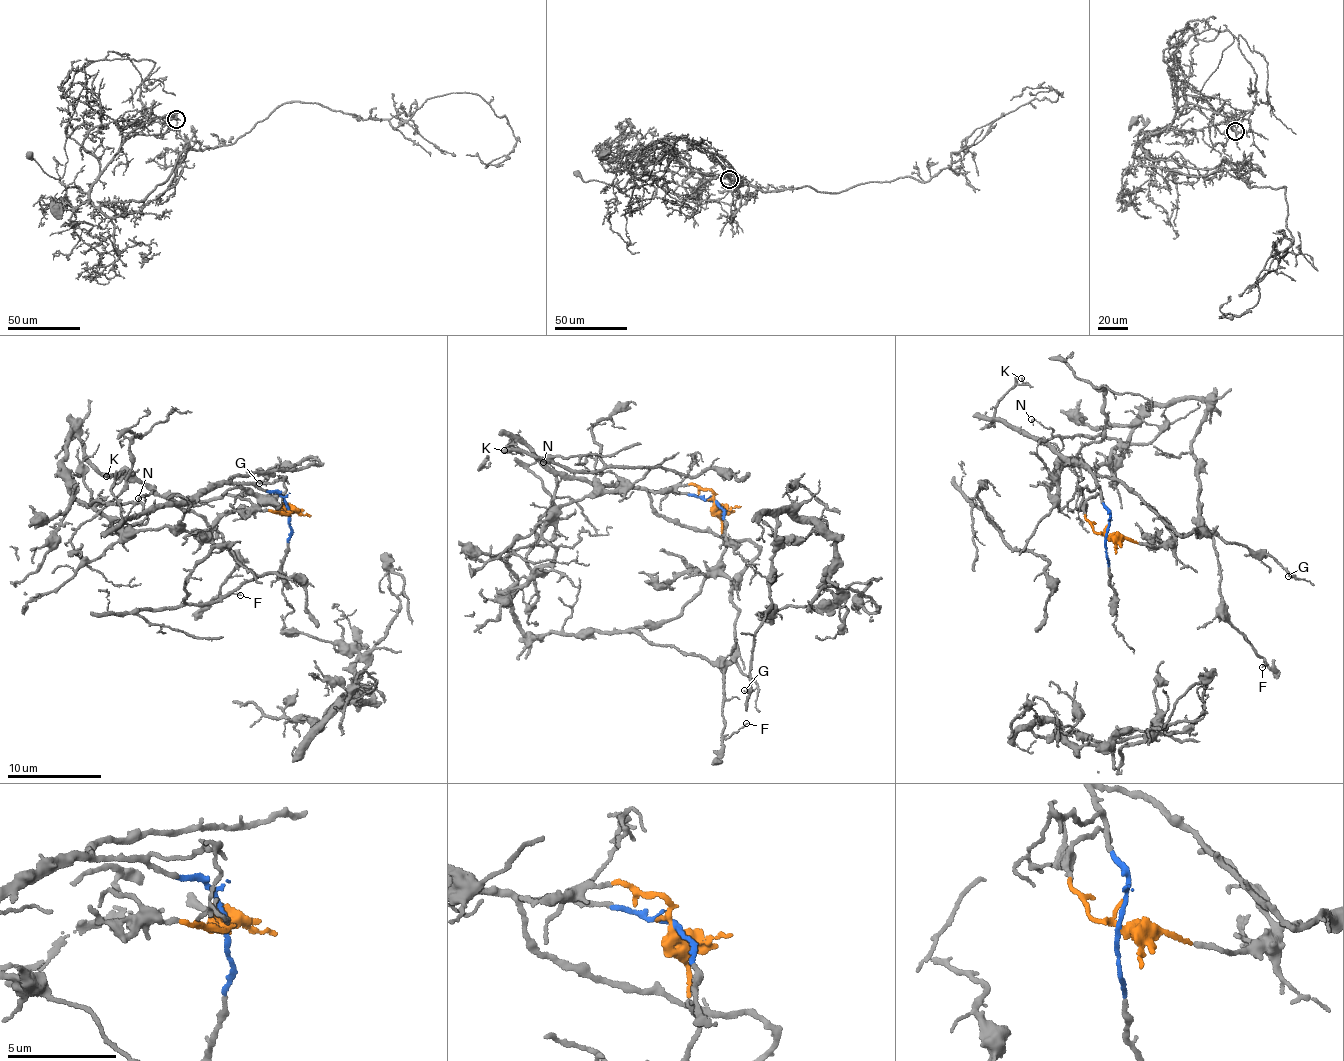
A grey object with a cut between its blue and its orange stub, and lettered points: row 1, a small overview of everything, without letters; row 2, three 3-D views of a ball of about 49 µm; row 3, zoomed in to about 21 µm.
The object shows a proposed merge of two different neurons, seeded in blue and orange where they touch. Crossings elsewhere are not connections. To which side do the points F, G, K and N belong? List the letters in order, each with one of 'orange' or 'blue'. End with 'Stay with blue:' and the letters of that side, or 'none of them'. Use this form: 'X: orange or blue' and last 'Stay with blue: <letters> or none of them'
F: orange
G: blue
K: blue
N: blue
Stay with blue: G, K, N

